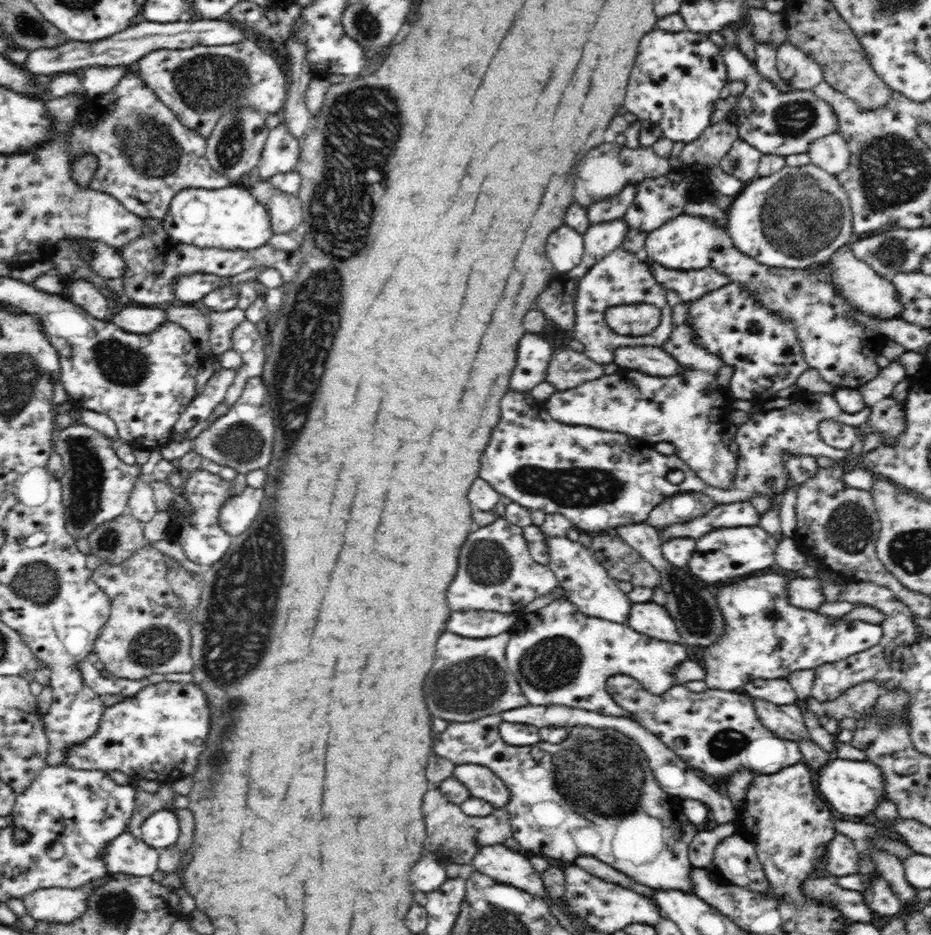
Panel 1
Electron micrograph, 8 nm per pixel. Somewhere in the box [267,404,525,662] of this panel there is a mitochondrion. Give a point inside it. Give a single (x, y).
(488, 561)

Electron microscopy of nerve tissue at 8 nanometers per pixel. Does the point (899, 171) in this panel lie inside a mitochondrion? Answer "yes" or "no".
yes

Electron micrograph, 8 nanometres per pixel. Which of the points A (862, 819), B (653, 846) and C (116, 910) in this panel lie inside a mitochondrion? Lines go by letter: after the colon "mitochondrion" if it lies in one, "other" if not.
A: other
B: other
C: mitochondrion

